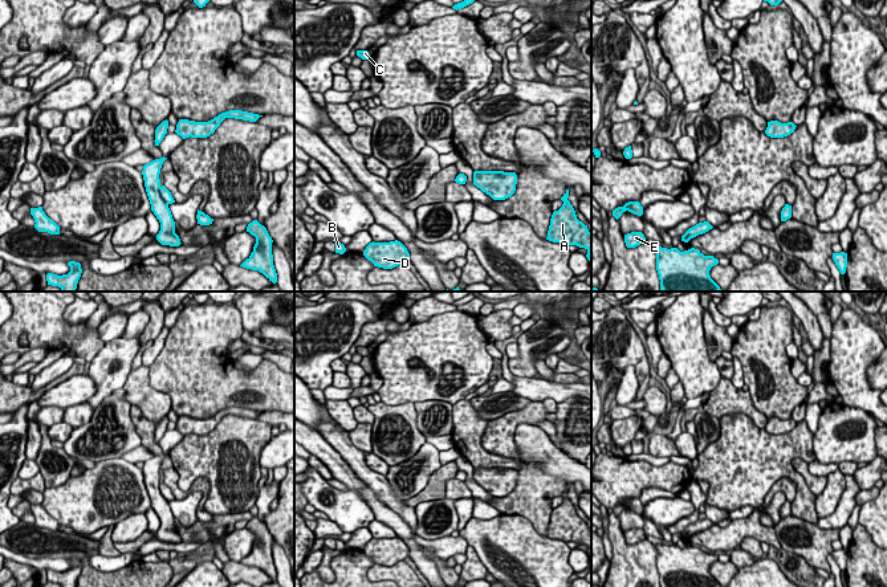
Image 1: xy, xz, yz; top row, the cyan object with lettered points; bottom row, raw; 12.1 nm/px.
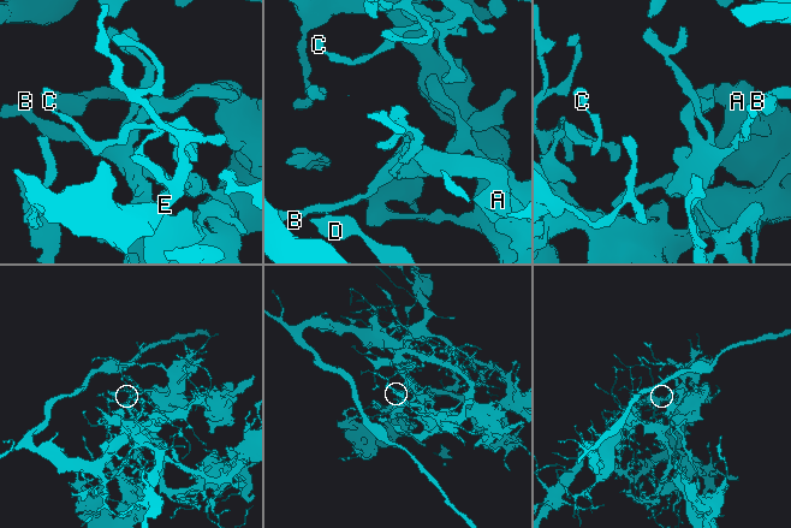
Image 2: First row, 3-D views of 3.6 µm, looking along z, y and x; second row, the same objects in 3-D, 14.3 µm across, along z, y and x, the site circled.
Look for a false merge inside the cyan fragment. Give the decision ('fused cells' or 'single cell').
fused cells

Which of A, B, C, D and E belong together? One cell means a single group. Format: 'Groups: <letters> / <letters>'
Groups: A C D E / B

